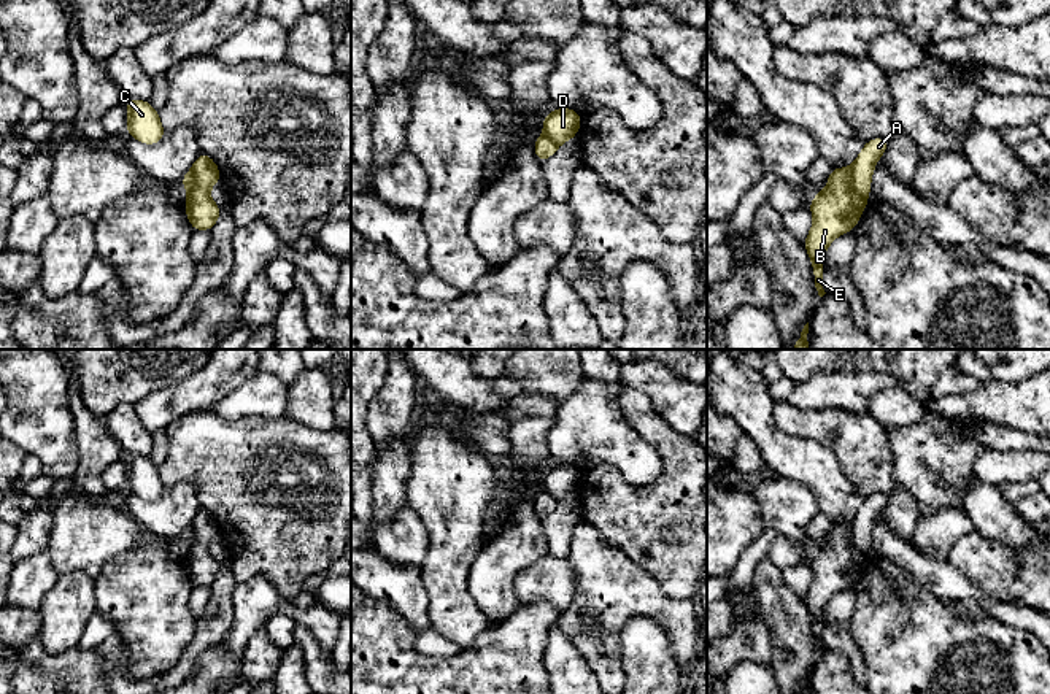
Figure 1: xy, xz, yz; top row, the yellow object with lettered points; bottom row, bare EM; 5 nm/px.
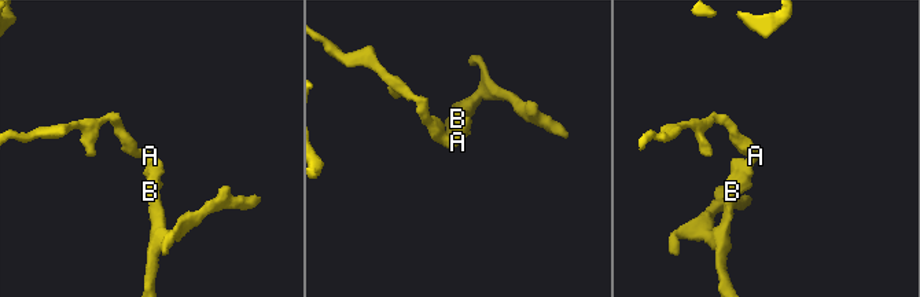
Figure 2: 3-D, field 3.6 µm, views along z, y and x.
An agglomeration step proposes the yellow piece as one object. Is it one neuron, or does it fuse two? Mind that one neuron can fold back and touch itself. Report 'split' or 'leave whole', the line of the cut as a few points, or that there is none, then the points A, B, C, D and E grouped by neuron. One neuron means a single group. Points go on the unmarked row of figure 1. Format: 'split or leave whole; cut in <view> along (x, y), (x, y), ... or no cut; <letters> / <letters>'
split; cut in yz along (852, 521), (852, 542), (866, 555); A C / B D E

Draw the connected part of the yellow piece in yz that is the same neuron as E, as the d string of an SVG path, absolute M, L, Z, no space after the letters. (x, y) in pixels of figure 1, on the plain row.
M853 521L845 524L831 524L826 543L809 559L813 572L813 581L804 596L804 602L812 616L813 635L818 651L823 653L823 615L834 594L858 580L867 554L861 553L851 540Z

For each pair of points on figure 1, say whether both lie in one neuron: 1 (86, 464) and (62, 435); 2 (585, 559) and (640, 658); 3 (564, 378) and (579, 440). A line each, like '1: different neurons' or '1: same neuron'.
1: different neurons
2: different neurons
3: different neurons

